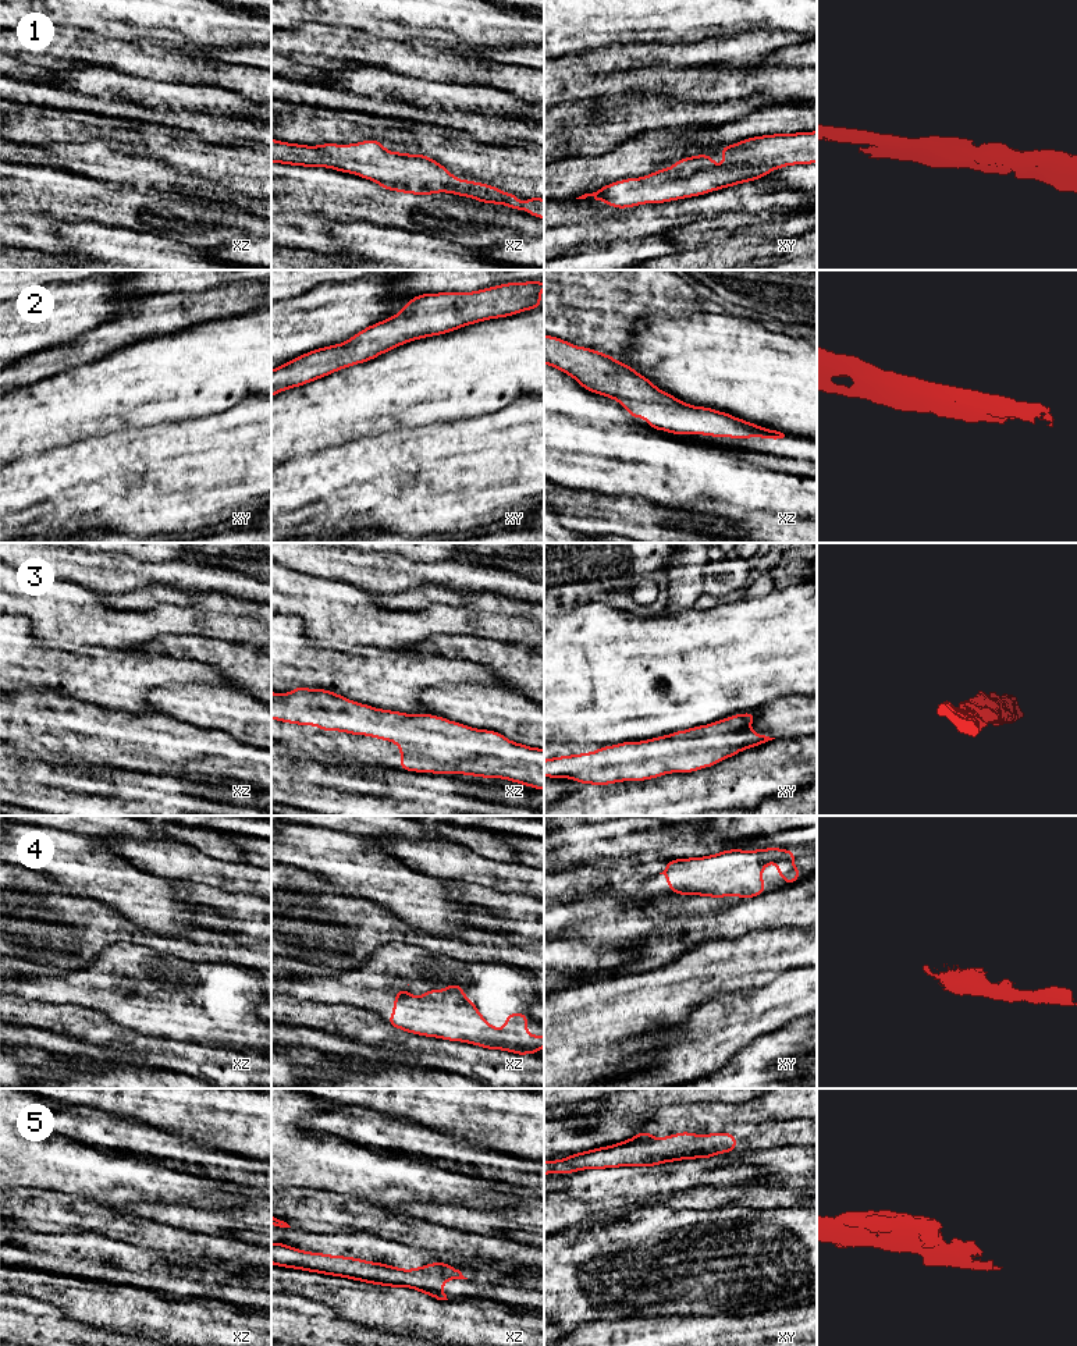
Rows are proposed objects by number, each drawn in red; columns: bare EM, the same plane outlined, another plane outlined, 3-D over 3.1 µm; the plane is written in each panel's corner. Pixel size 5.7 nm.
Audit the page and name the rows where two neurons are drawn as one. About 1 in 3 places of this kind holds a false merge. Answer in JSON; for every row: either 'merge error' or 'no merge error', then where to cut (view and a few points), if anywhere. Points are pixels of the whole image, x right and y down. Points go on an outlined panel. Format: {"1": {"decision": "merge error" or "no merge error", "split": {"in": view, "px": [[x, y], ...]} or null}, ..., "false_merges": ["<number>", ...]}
{"1": {"decision": "no merge error", "split": null}, "2": {"decision": "no merge error", "split": null}, "3": {"decision": "no merge error", "split": null}, "4": {"decision": "no merge error", "split": null}, "5": {"decision": "no merge error", "split": null}, "false_merges": []}

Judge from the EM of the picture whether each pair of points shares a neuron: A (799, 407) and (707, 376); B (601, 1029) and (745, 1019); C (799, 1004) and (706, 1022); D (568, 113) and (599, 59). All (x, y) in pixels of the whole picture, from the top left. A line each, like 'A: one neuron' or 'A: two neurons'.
A: one neuron
B: two neurons
C: one neuron
D: two neurons

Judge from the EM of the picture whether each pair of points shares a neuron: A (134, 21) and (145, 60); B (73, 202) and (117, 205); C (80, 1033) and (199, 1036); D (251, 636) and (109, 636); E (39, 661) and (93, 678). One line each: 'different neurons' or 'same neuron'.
A: different neurons
B: same neuron
C: different neurons
D: same neuron
E: same neuron

